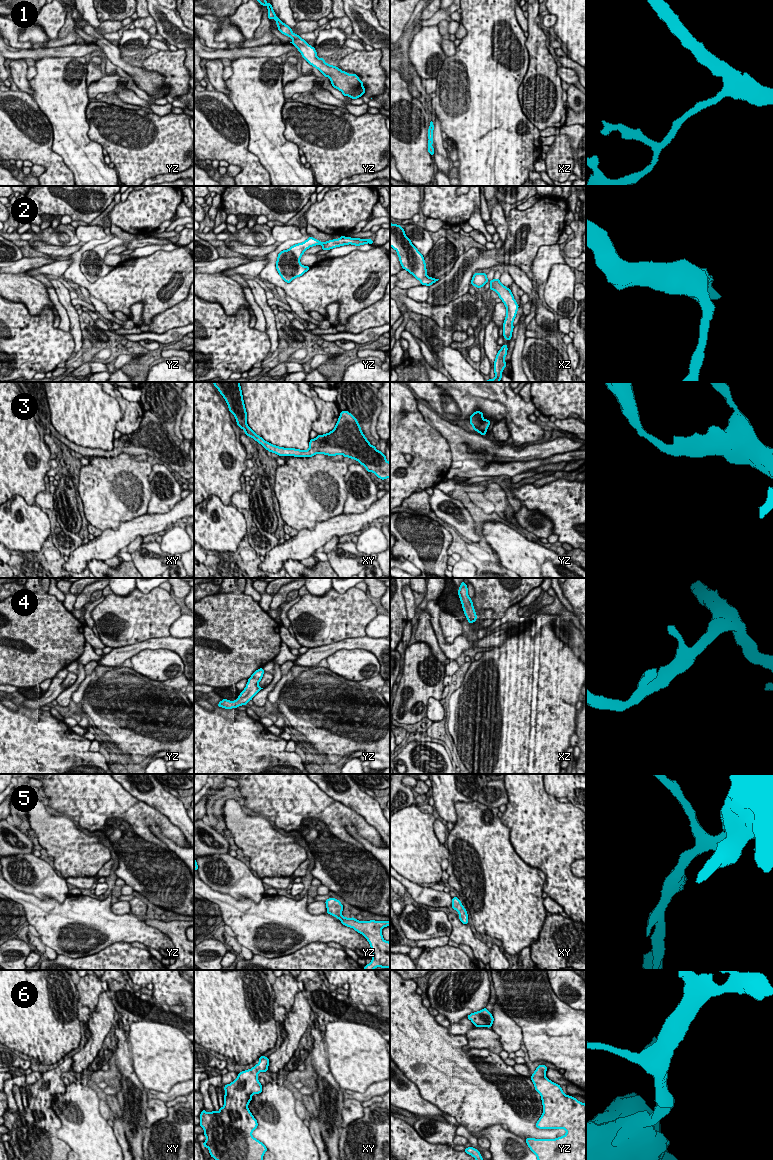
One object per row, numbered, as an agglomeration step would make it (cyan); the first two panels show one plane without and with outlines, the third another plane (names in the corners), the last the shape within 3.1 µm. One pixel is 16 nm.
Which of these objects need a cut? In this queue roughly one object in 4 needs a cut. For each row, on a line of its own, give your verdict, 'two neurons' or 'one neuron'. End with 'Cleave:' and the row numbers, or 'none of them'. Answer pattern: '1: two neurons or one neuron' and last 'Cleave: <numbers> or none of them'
1: one neuron
2: one neuron
3: one neuron
4: one neuron
5: one neuron
6: one neuron
Cleave: none of them

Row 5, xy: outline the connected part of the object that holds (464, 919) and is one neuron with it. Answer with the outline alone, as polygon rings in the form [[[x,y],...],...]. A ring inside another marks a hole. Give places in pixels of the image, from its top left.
[[[458,897],[452,898],[452,908],[459,913],[459,919],[463,924],[468,924],[468,914],[466,909],[463,907]]]

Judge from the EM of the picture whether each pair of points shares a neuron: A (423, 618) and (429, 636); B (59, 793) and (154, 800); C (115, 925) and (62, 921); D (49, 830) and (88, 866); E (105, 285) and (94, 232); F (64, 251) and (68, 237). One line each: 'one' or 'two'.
A: one
B: two
C: one
D: one
E: two
F: two

